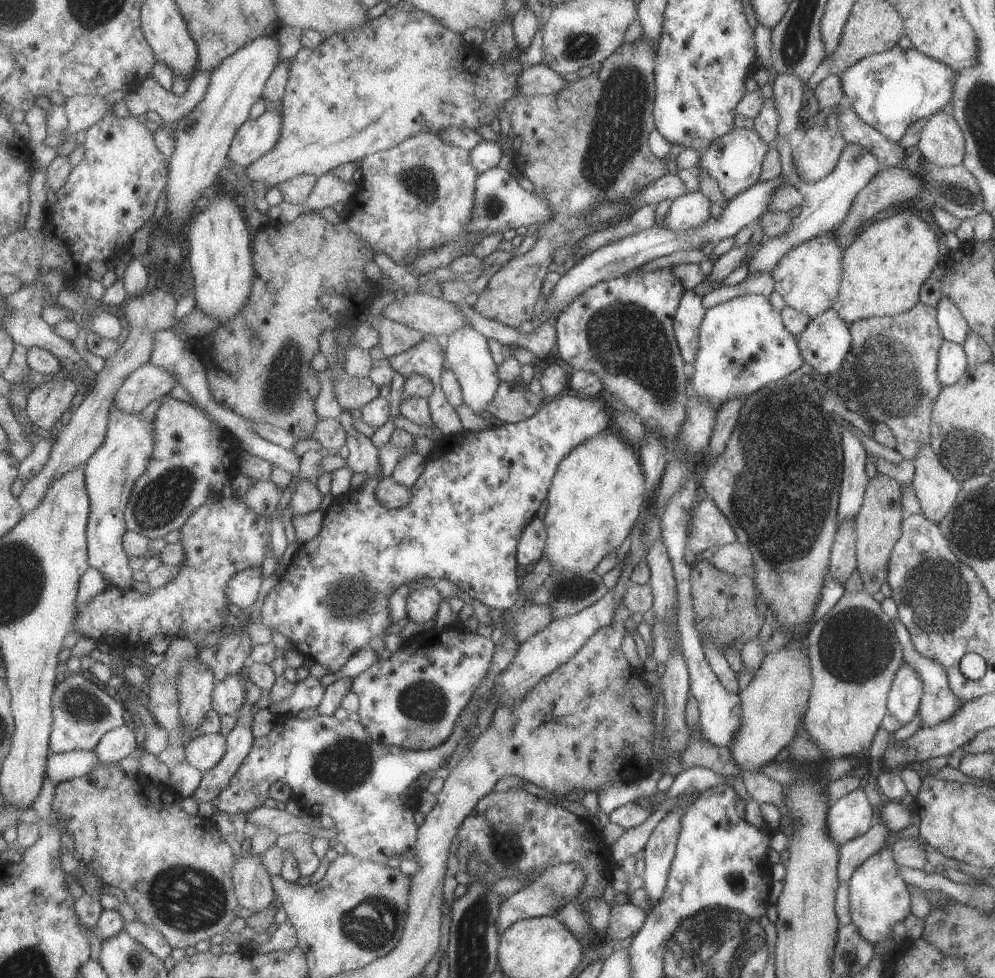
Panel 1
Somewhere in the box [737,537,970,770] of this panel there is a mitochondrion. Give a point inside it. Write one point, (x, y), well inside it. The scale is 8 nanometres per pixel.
(854, 646)

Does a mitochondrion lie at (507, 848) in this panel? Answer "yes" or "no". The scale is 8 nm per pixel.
yes

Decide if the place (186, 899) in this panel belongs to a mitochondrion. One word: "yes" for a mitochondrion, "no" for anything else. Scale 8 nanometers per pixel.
yes

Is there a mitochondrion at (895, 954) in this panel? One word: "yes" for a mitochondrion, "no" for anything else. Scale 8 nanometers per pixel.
no

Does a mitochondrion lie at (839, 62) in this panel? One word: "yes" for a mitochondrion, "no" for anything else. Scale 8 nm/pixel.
no

